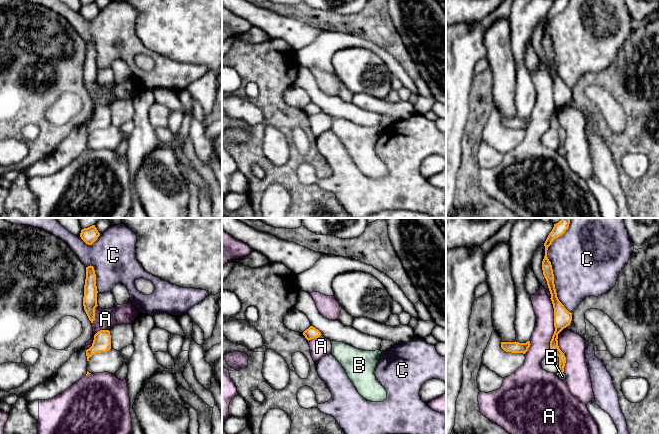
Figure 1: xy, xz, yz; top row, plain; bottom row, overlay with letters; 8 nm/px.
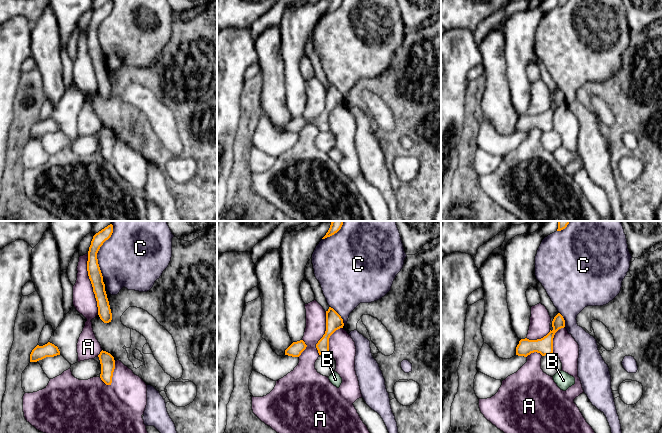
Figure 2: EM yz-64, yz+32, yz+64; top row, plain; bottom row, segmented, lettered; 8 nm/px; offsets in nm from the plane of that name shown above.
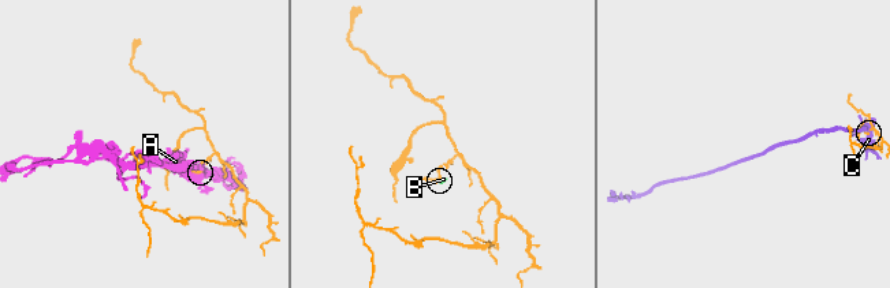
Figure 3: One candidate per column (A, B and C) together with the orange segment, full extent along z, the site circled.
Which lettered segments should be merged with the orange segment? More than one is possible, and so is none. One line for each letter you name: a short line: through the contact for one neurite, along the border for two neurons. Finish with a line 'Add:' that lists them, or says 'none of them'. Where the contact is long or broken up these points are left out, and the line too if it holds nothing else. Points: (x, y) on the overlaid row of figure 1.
Add: none of them

